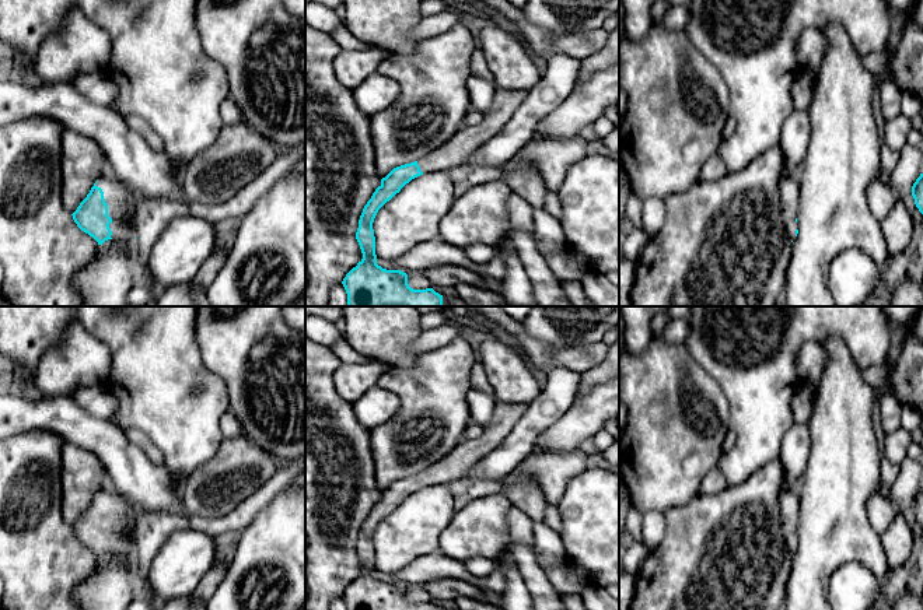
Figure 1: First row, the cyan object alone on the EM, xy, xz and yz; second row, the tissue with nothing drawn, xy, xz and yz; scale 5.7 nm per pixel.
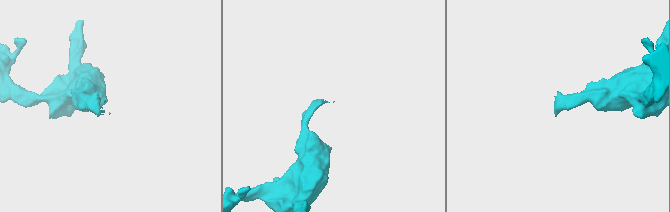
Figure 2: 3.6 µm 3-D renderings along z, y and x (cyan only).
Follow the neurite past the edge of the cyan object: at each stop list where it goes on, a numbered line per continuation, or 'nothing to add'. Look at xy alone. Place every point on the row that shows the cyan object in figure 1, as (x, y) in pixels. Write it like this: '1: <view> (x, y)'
1: xy (122, 207)

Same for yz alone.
1: yz (789, 188)

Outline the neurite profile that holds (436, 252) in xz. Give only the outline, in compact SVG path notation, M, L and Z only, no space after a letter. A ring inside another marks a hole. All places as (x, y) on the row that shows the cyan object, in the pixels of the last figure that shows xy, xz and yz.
M440 236L416 245L412 250L392 262L403 273L423 271L441 264L454 264L469 267L472 260L466 256L465 249L452 246Z

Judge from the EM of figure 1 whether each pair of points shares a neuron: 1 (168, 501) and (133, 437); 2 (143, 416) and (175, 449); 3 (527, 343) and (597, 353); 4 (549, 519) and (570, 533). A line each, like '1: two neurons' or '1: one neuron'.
1: two neurons
2: one neuron
3: one neuron
4: two neurons

